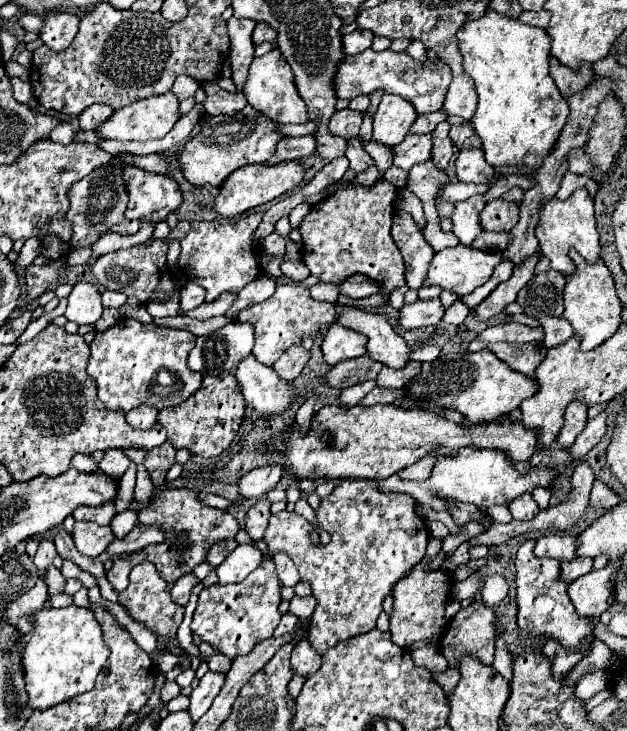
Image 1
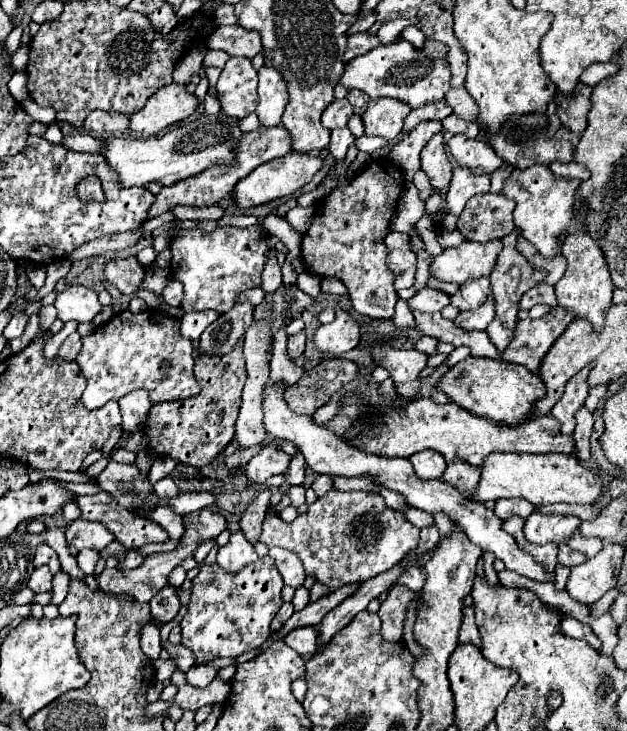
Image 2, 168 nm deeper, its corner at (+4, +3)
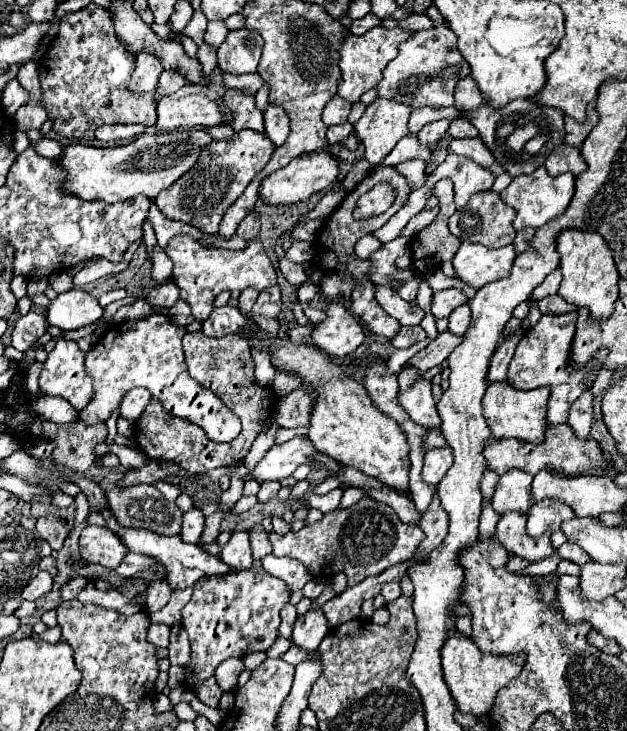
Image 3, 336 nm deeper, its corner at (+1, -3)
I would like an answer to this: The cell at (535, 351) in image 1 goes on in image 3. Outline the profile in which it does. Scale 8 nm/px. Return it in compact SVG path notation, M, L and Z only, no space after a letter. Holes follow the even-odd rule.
M377 285L377 301L401 325L419 325L423 319L423 309L419 305L411 305L409 301L401 299L397 293L391 295L389 287Z

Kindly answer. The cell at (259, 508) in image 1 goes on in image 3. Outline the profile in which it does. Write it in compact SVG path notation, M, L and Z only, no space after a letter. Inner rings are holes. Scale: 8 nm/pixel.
M255 525L249 531L249 537L251 537L251 549L253 549L253 557L255 559L261 559L261 557L265 557L265 555L271 553L269 537L267 537L267 533L265 533L265 529L261 525Z

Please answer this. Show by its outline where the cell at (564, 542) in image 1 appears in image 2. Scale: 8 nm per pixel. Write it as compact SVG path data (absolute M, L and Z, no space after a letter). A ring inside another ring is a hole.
M538 509L530 513L524 523L524 535L530 543L544 545L544 543L562 543L566 541L574 529L578 529L582 521L576 515L554 515L554 513L540 513Z

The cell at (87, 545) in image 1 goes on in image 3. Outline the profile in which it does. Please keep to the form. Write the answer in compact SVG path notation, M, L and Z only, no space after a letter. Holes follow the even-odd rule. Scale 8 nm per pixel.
M89 525L81 531L79 551L85 563L99 563L109 569L117 569L127 553L127 547L119 541L117 535L107 531L107 527Z

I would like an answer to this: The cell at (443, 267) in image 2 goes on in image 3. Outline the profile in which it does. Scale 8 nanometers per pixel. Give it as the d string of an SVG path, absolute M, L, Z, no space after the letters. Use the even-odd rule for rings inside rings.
M463 241L453 257L453 269L465 285L481 289L491 281L509 277L513 259L513 245L501 249L487 249L485 245L473 245L469 241Z

